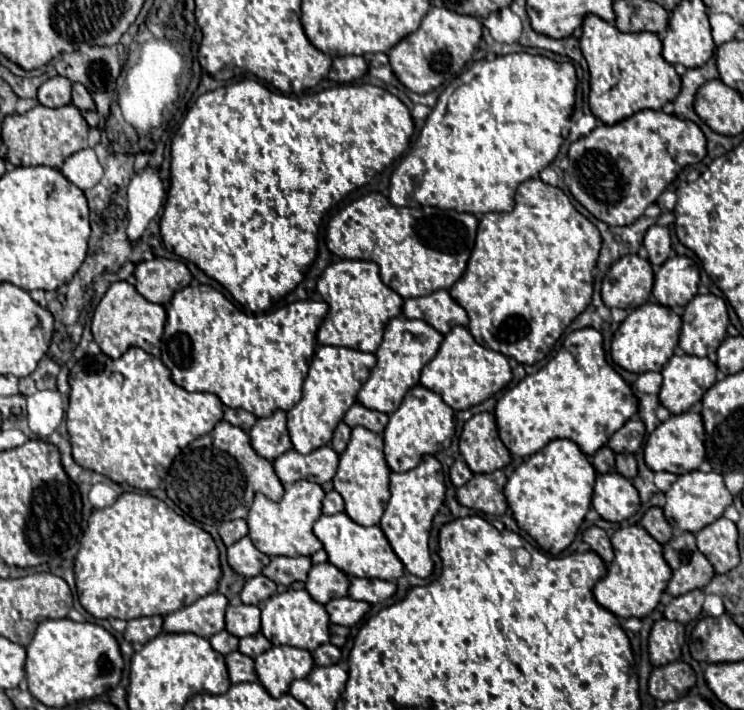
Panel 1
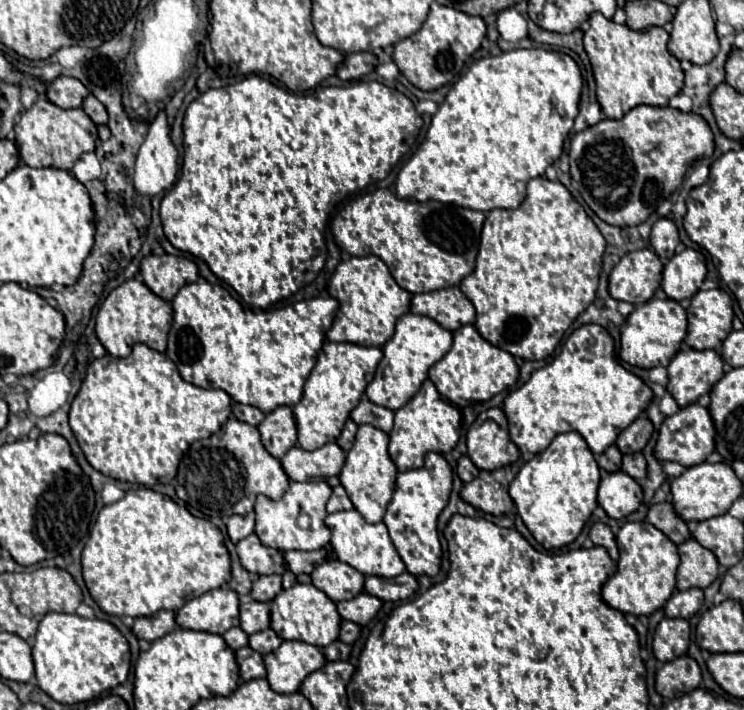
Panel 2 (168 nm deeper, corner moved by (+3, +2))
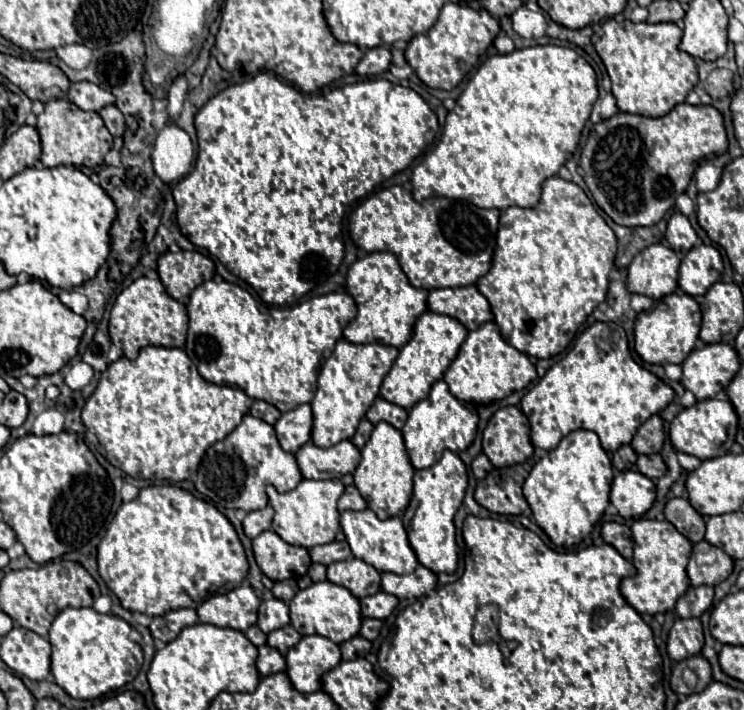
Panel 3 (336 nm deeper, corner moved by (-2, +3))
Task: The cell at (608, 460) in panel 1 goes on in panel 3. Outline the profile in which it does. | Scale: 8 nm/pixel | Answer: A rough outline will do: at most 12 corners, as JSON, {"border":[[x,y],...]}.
{"border":[[623,445],[613,453],[613,467],[631,469],[637,453],[631,445]]}

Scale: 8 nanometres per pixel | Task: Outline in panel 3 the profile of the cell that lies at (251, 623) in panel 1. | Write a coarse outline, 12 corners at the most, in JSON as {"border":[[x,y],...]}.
{"border":[[281,599],[261,601],[257,627],[271,633],[289,625],[289,605]]}

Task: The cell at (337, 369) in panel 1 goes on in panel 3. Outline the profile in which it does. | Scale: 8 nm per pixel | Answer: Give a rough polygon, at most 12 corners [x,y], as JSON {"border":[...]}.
{"border":[[337,341],[313,407],[317,447],[351,439],[399,349]]}

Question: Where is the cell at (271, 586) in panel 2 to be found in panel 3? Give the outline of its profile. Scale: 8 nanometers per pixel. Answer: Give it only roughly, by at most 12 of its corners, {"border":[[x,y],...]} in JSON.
{"border":[[295,579],[277,581],[273,595],[289,603],[299,593]]}

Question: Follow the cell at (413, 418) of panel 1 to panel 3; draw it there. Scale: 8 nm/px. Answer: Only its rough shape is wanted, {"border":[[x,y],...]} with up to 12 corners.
{"border":[[445,381],[401,429],[413,467],[465,451],[479,415]]}

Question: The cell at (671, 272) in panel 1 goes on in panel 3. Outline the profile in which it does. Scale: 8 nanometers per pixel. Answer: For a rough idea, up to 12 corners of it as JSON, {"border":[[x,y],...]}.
{"border":[[713,245],[693,247],[681,261],[679,287],[703,297],[723,273]]}

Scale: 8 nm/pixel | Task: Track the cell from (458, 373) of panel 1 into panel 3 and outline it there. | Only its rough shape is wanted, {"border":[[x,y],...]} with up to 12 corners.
{"border":[[487,321],[469,331],[443,379],[487,405],[527,387],[529,357]]}

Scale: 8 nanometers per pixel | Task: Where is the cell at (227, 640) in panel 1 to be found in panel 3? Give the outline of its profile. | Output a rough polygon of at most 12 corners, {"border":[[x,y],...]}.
{"border":[[257,625],[249,627],[245,635],[253,645],[267,643],[265,635]]}

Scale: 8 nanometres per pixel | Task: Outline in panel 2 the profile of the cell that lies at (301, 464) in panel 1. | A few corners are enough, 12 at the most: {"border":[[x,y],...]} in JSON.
{"border":[[334,442],[308,452],[294,446],[282,462],[296,482],[338,476],[344,466]]}

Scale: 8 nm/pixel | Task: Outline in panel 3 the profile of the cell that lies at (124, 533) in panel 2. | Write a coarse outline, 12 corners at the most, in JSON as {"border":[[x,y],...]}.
{"border":[[175,485],[123,503],[99,575],[151,617],[233,591],[245,549]]}

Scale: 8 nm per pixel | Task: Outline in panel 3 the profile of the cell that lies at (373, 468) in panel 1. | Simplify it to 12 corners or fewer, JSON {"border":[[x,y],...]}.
{"border":[[377,423],[355,485],[381,519],[401,515],[415,467],[401,431]]}

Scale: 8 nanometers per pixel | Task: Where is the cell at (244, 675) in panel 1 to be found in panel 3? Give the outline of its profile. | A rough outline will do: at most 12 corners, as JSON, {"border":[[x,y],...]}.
{"border":[[259,647],[257,669],[273,675],[287,669],[285,657],[275,647]]}

